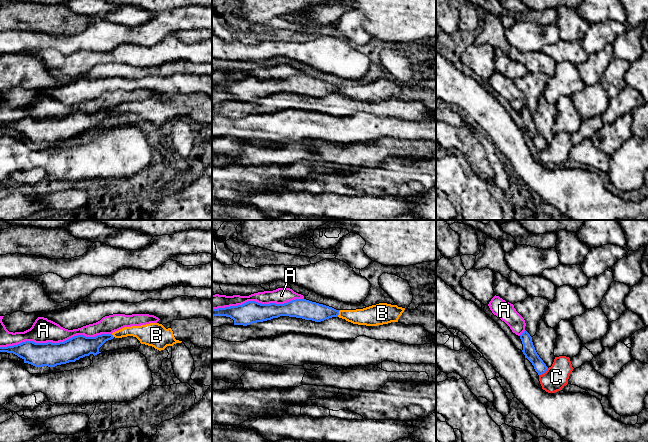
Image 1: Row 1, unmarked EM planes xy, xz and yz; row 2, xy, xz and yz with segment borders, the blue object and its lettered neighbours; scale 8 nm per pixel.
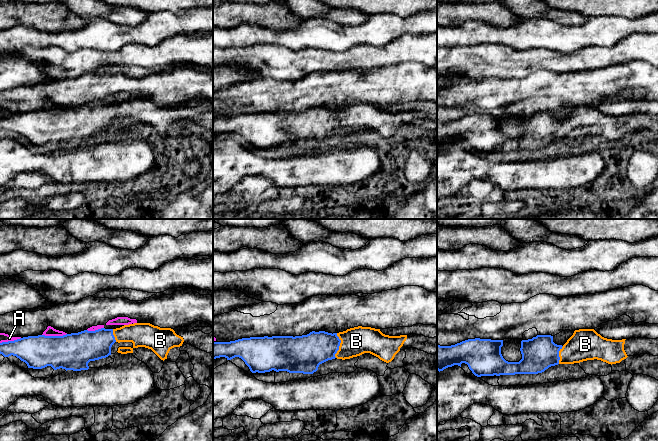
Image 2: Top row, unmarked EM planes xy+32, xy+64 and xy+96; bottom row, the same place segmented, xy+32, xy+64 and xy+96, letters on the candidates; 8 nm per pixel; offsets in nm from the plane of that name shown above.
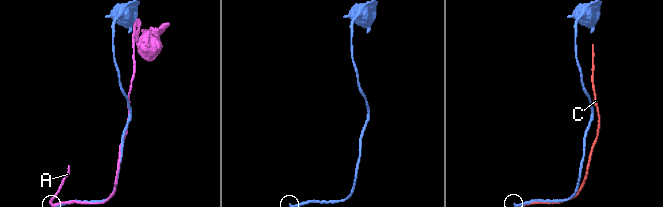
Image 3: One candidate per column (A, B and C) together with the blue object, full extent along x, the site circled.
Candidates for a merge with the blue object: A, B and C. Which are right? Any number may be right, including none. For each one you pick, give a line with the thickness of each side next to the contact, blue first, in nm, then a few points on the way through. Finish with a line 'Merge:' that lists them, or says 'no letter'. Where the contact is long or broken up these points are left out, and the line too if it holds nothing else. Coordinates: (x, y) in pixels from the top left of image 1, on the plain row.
B: 160/160 nm | across xz (308, 86), (338, 89), (352, 92), (369, 92)
Merge: B

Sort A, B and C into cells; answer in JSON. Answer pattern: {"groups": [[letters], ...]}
{"groups": [["A"], ["B"], ["C"]]}

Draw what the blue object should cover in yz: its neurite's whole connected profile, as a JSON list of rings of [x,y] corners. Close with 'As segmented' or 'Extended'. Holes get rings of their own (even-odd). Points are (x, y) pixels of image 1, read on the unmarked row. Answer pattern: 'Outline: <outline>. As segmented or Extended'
Outline: [[[525,106],[520,111],[520,115],[523,120],[522,128],[525,131],[525,134],[527,134],[532,139],[535,147],[538,149],[539,152],[544,150],[547,147],[548,143],[537,130],[530,110]]]. As segmented

